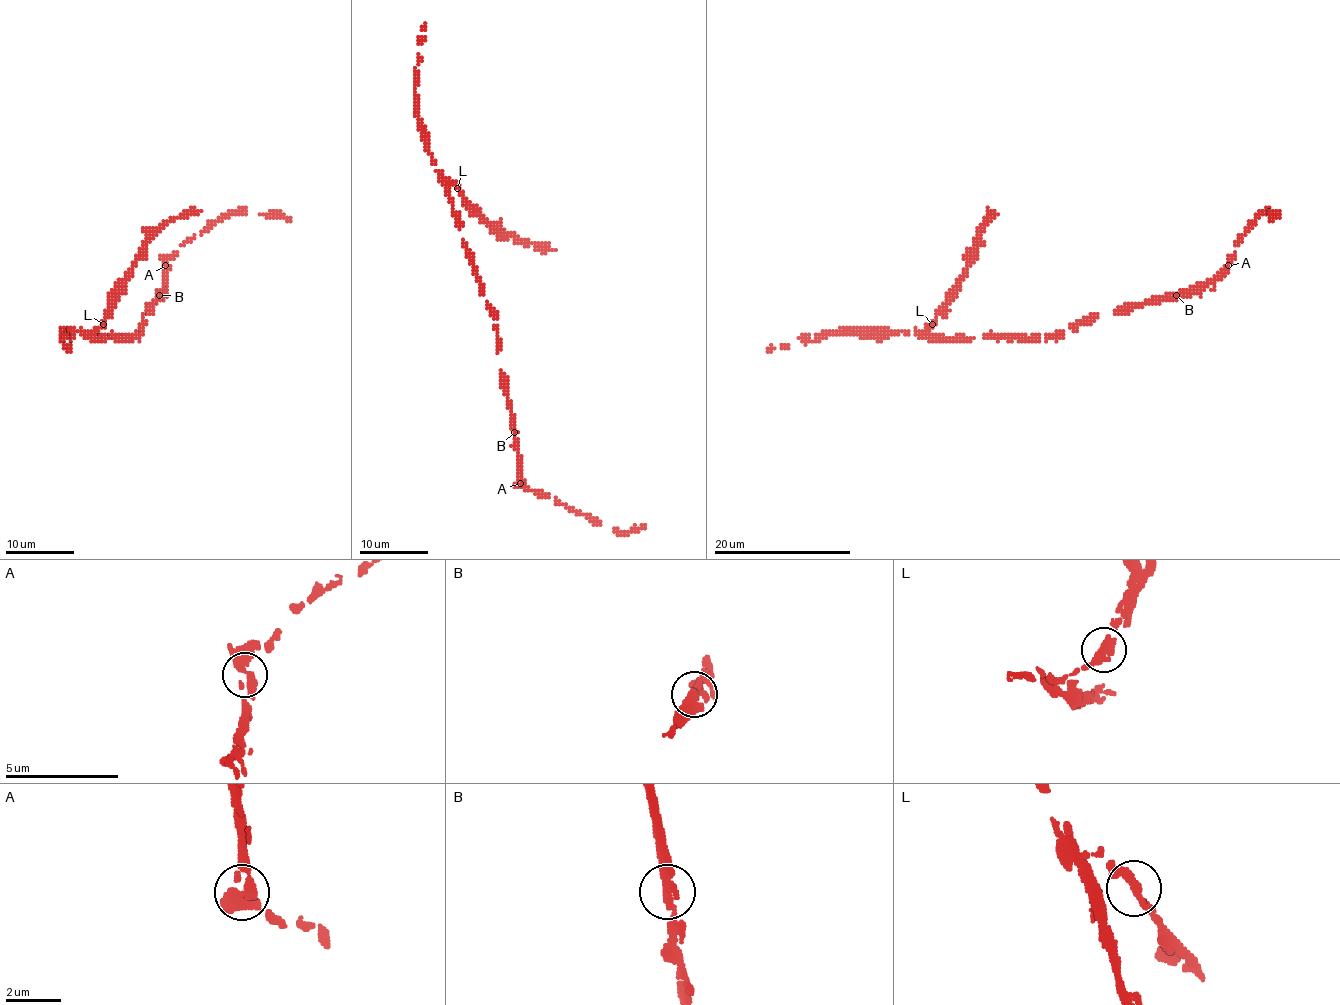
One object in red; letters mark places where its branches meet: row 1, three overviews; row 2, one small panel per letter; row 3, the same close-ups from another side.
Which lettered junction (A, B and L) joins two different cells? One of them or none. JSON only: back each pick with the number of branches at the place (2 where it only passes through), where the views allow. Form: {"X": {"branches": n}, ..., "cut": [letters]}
{"cut": []}

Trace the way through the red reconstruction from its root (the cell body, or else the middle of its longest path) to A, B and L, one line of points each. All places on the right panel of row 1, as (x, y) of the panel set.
A: (1069, 328), (1097, 315), (1124, 311), (1198, 291), (1227, 265)
B: (1069, 328), (1097, 315), (1170, 299), (1176, 294)
L: (1069, 328), (1030, 340), (1007, 335), (928, 337), (925, 330), (932, 323)

